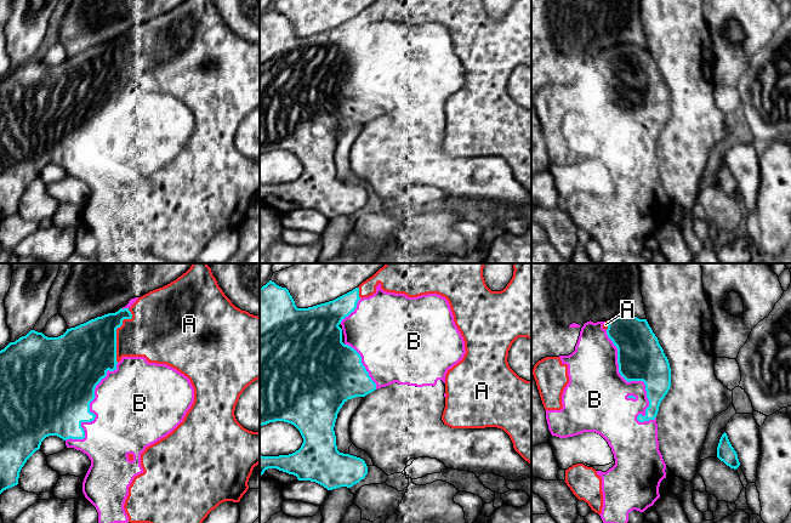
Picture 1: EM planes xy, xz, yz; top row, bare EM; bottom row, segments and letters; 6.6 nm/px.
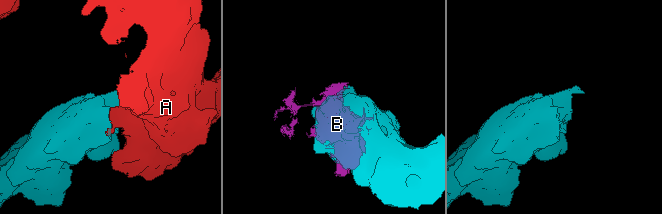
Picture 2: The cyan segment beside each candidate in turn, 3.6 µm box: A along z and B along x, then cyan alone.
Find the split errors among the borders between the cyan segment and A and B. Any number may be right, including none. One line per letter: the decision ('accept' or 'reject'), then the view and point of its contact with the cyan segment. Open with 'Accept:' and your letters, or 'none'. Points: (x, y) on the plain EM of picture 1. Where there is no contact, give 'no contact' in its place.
Accept: B
A: reject | xy (115, 61)
B: accept | yz (639, 108)

